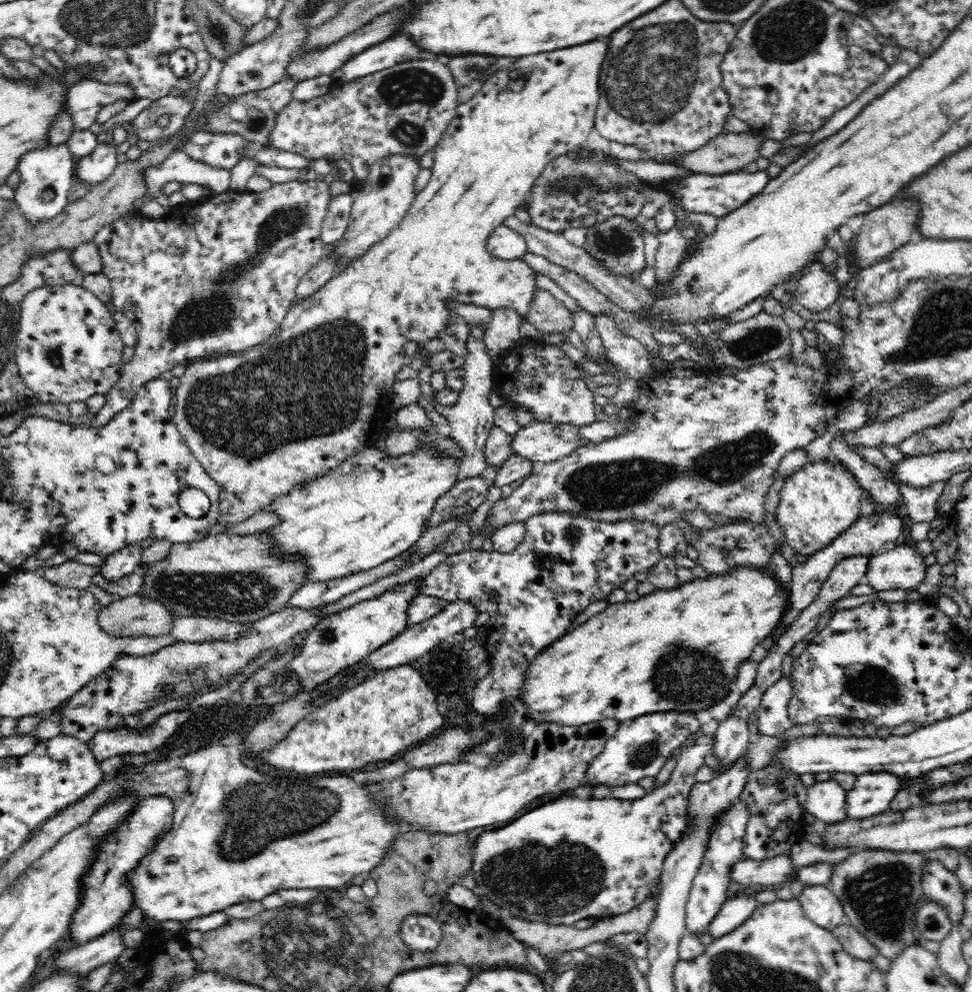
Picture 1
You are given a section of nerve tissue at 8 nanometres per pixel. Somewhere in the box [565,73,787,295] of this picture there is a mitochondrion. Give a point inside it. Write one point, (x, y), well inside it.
(614, 244)

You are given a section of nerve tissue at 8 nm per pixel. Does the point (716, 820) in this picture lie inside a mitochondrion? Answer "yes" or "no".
no

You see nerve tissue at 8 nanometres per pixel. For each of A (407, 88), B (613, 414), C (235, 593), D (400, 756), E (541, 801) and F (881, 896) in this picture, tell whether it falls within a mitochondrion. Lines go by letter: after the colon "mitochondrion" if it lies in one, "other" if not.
A: mitochondrion
B: other
C: mitochondrion
D: other
E: other
F: mitochondrion

